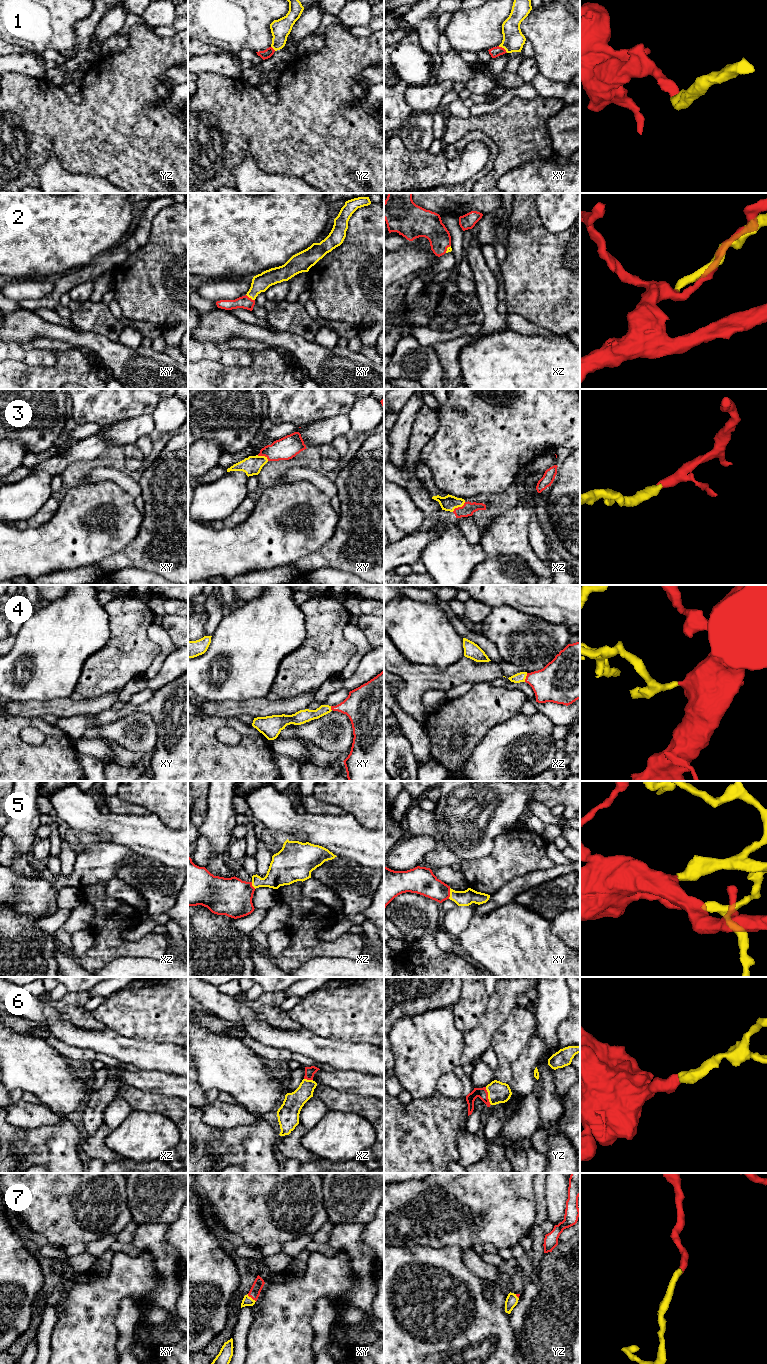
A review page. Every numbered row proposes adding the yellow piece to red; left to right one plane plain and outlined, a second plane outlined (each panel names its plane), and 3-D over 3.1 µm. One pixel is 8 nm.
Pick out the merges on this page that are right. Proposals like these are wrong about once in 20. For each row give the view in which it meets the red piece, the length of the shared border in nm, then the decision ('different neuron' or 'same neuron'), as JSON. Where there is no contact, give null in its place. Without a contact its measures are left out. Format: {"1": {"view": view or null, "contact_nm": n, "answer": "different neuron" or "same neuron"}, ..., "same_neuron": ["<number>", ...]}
{"1": {"view": "xy", "contact_nm": 90, "answer": "same neuron"}, "2": {"view": "xy", "contact_nm": 90, "answer": "same neuron"}, "3": {"view": "xz", "contact_nm": 130, "answer": "same neuron"}, "4": {"view": "xz", "contact_nm": 80, "answer": "same neuron"}, "5": {"view": "xy", "contact_nm": 90, "answer": "same neuron"}, "6": {"view": "yz", "contact_nm": 150, "answer": "same neuron"}, "7": {"view": "xy", "contact_nm": 90, "answer": "same neuron"}, "same_neuron": ["1", "2", "3", "4", "5", "6", "7"]}

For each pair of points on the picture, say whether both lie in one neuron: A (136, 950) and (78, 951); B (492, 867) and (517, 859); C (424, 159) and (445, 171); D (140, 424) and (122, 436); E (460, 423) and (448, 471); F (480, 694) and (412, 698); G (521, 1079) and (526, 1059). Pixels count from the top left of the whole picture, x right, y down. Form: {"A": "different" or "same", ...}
{"A": "different", "B": "same", "C": "same", "D": "same", "E": "same", "F": "different", "G": "same"}

